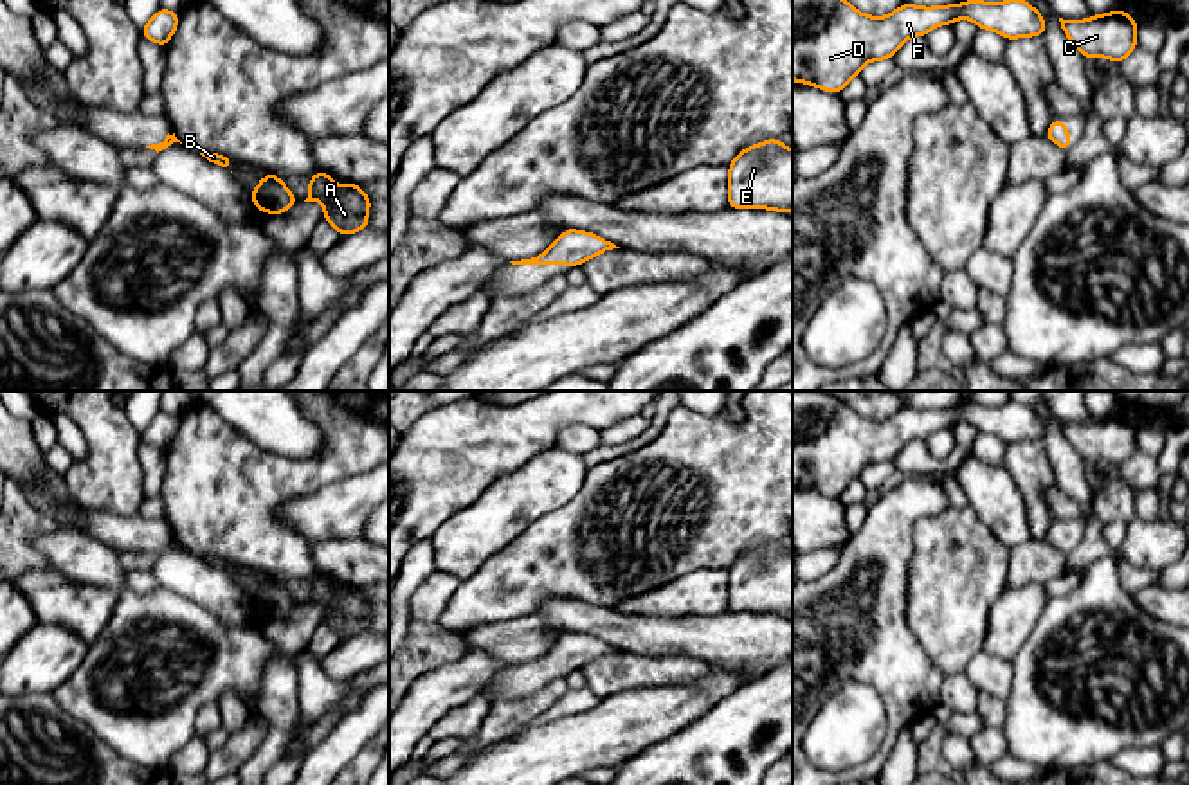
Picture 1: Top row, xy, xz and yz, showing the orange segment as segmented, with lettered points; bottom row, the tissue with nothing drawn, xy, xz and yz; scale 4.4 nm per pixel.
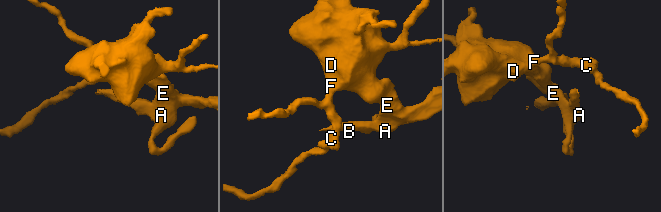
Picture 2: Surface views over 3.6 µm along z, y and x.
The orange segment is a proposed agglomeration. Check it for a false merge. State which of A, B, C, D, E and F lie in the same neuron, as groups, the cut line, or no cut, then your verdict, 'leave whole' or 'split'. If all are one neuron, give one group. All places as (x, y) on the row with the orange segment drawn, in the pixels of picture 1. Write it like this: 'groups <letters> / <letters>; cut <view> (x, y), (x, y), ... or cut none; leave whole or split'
groups A B C D E F; cut none; leave whole

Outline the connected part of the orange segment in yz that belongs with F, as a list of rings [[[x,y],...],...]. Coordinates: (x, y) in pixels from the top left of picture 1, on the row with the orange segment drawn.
[[[793,0],[793,81],[840,94],[868,61],[888,61],[912,36],[926,36],[931,29],[953,25],[958,18],[967,18],[978,29],[998,32],[1007,40],[1045,34],[1045,16],[1023,0],[1002,4],[967,0],[937,7],[903,4],[881,18],[859,13],[847,0]]]

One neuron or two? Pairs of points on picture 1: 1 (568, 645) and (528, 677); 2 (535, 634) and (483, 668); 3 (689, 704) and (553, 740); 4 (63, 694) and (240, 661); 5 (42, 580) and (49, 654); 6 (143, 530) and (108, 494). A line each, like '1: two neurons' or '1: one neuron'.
1: one neuron
2: two neurons
3: one neuron
4: one neuron
5: two neurons
6: two neurons

